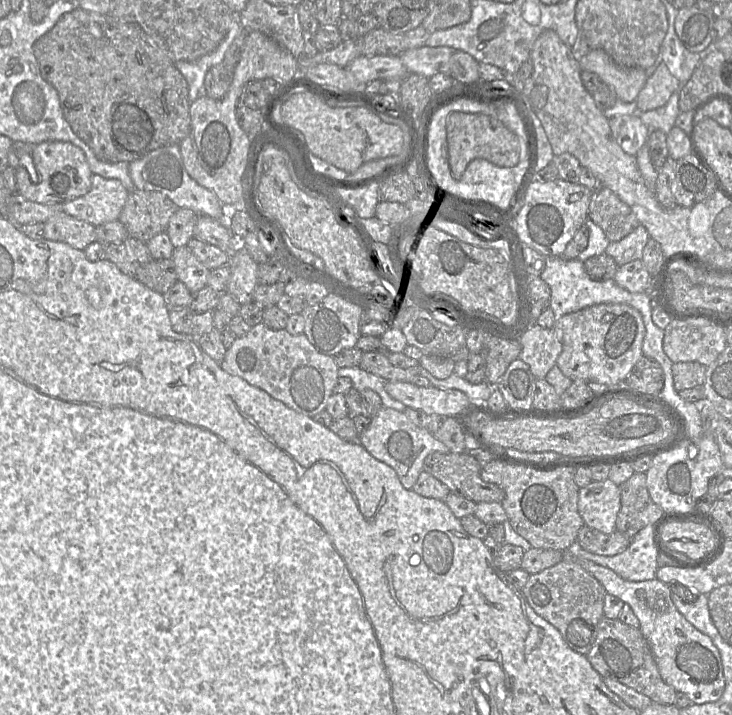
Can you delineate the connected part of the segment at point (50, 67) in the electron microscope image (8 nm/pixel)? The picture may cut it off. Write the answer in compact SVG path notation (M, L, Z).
M75 7L59 17L56 24L33 44L33 53L43 78L58 92L63 115L73 132L94 152L96 157L107 163L133 162L150 152L169 145L179 145L191 132L189 86L175 66L175 62L147 35L138 23L123 22L109 14L99 14Z

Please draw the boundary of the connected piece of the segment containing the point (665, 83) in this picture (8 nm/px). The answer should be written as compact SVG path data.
M662 62L652 76L647 79L636 99L638 111L645 112L664 106L678 87L678 79Z

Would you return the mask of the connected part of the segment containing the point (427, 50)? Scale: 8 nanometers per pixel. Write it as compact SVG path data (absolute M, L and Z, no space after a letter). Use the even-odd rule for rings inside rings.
M422 46L407 49L399 57L407 73L416 73L427 78L436 73L449 74L449 60L456 49L448 46Z

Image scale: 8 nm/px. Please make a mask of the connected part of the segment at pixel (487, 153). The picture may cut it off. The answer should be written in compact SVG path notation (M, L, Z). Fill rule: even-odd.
M451 112L445 122L448 163L452 177L459 180L468 163L482 158L499 166L513 168L519 162L520 147L515 133L497 119L482 113Z

